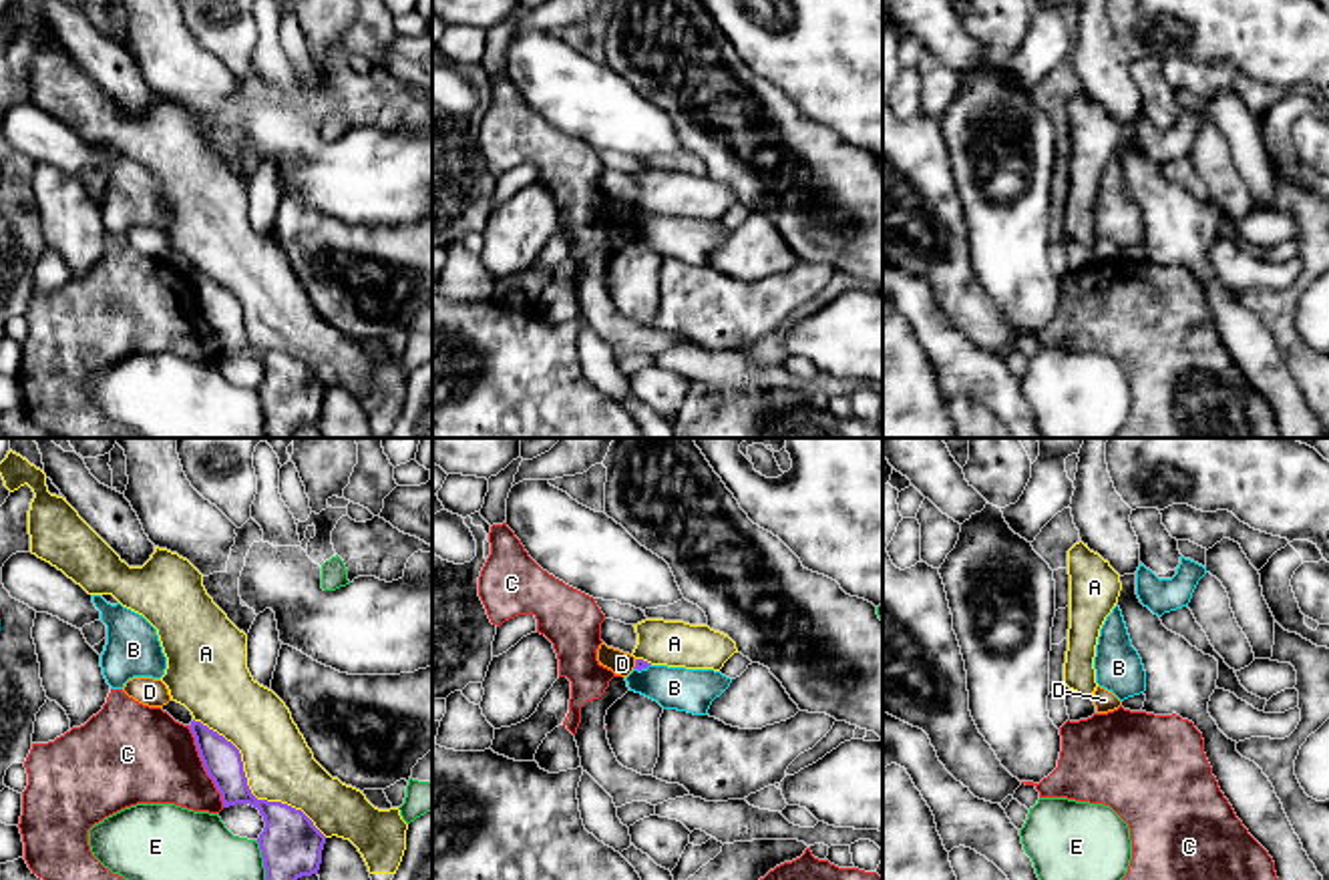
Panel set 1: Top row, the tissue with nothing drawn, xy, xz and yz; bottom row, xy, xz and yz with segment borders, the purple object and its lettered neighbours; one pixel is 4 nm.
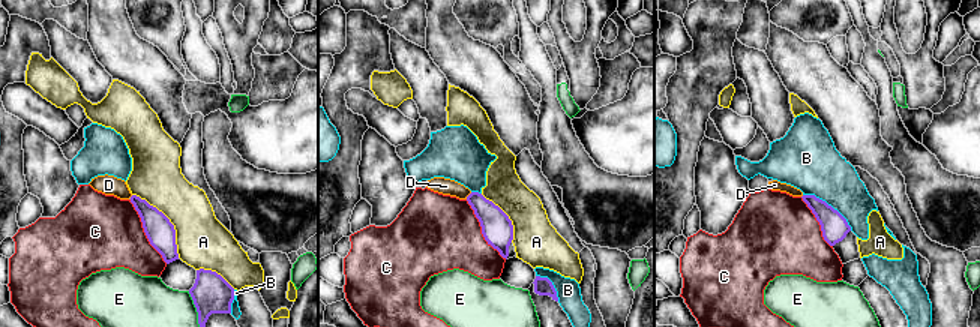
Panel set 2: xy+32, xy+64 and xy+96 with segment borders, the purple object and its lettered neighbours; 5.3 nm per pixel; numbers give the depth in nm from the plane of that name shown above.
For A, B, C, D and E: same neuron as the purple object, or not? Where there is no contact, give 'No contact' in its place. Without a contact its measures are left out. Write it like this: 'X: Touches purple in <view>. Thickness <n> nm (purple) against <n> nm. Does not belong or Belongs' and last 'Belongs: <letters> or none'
A: Touches purple in xy. Thickness 200 nm (purple) against 280 nm. Does not belong
B: Touches purple in xz. Thickness 50 nm (purple) against 180 nm. Does not belong
C: Touches purple in xy. Thickness 160 nm (purple) against 380 nm. Does not belong
D: Touches purple in xz. Thickness 50 nm (purple) against 100 nm. Does not belong
E: Touches purple in xy. Thickness 240 nm (purple) against 240 nm. Does not belong
Belongs: none

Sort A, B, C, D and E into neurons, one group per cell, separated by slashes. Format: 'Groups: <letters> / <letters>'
Groups: A / B / C / D / E

